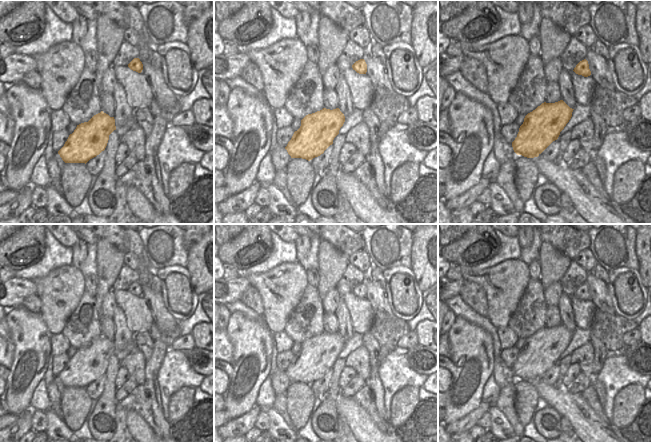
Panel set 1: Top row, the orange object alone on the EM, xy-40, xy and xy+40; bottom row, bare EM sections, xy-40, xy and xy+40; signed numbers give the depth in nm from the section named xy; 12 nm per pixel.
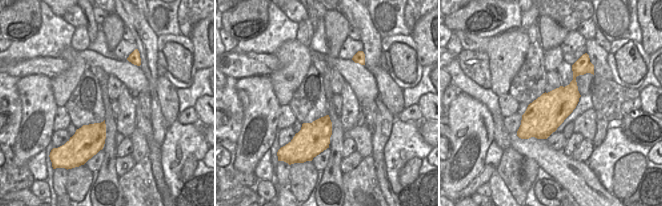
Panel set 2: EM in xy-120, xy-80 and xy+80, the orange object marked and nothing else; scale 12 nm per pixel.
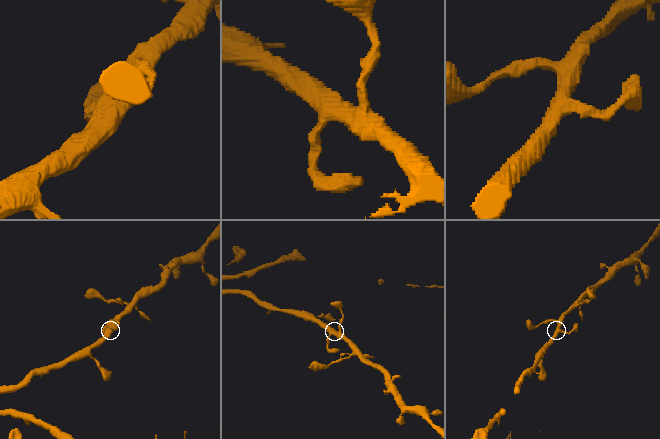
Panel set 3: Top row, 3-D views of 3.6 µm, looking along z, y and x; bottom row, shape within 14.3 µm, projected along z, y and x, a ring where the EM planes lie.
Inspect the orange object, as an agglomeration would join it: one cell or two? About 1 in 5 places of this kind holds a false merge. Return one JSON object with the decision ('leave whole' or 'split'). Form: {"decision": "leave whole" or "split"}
{"decision": "leave whole"}

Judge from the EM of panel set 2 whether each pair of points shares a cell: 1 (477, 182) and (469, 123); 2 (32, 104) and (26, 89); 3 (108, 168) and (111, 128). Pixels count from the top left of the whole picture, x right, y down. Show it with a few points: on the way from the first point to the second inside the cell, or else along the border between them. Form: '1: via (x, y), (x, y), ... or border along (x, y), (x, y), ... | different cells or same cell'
1: border along (485, 165), (460, 194) | different cells
2: via (32, 100), (30, 93) | same cell
3: via (110, 158), (111, 138) | same cell

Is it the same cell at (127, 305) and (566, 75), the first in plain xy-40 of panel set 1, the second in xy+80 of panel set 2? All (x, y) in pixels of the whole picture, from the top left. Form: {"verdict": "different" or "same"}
{"verdict": "different"}

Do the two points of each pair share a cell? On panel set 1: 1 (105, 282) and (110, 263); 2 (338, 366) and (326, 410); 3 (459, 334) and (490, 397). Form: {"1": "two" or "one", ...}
{"1": "one", "2": "one", "3": "two"}

